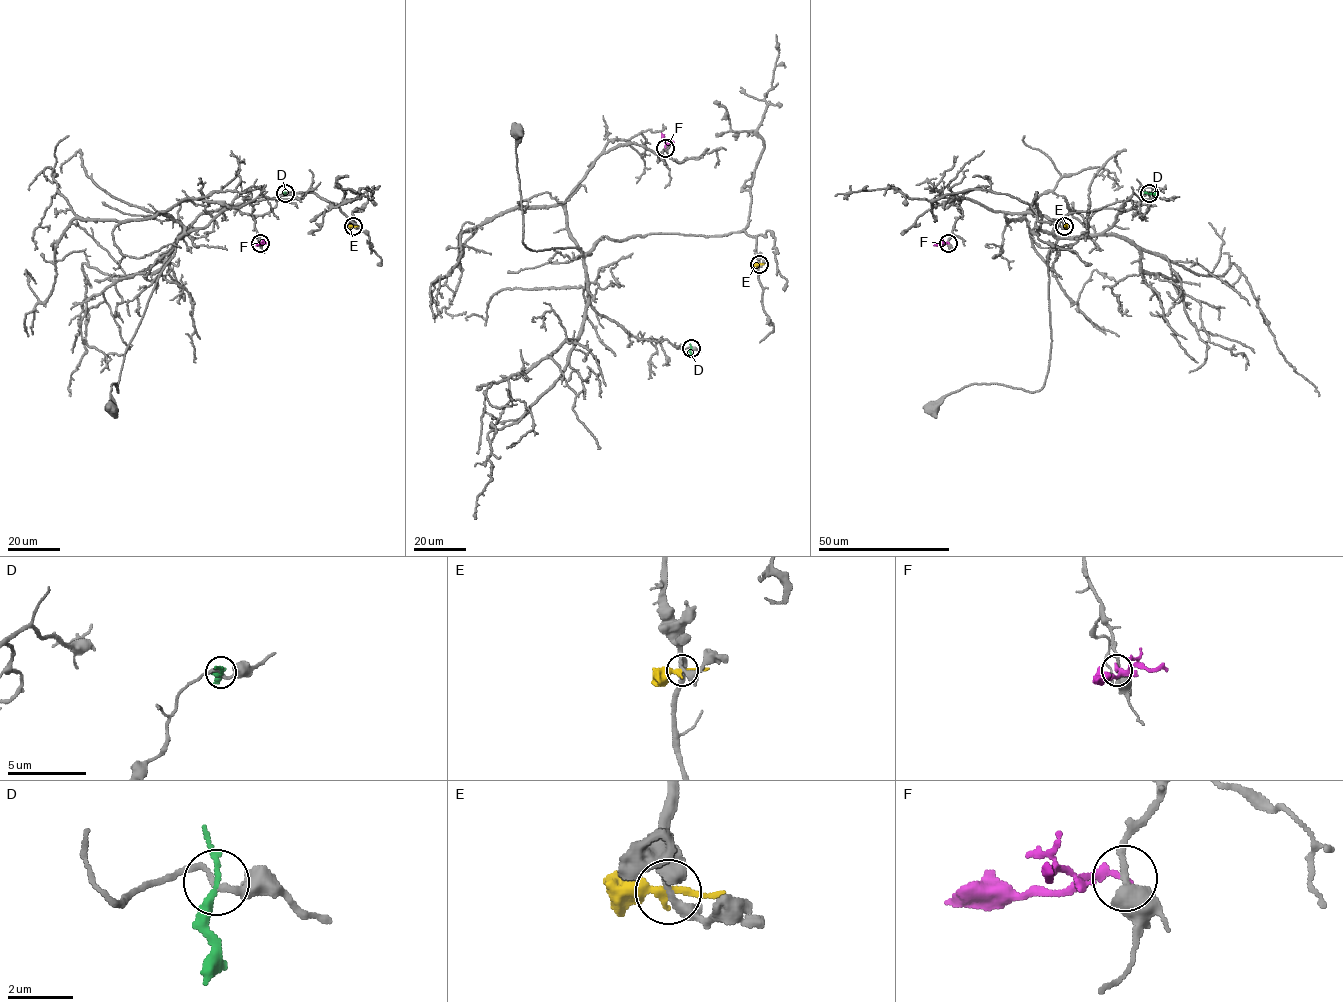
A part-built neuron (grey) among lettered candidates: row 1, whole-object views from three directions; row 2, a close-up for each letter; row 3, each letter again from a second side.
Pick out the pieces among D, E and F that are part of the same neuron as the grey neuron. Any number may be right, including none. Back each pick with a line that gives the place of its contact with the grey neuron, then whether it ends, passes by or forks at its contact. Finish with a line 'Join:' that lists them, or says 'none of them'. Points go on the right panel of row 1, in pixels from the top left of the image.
Join: none of them

